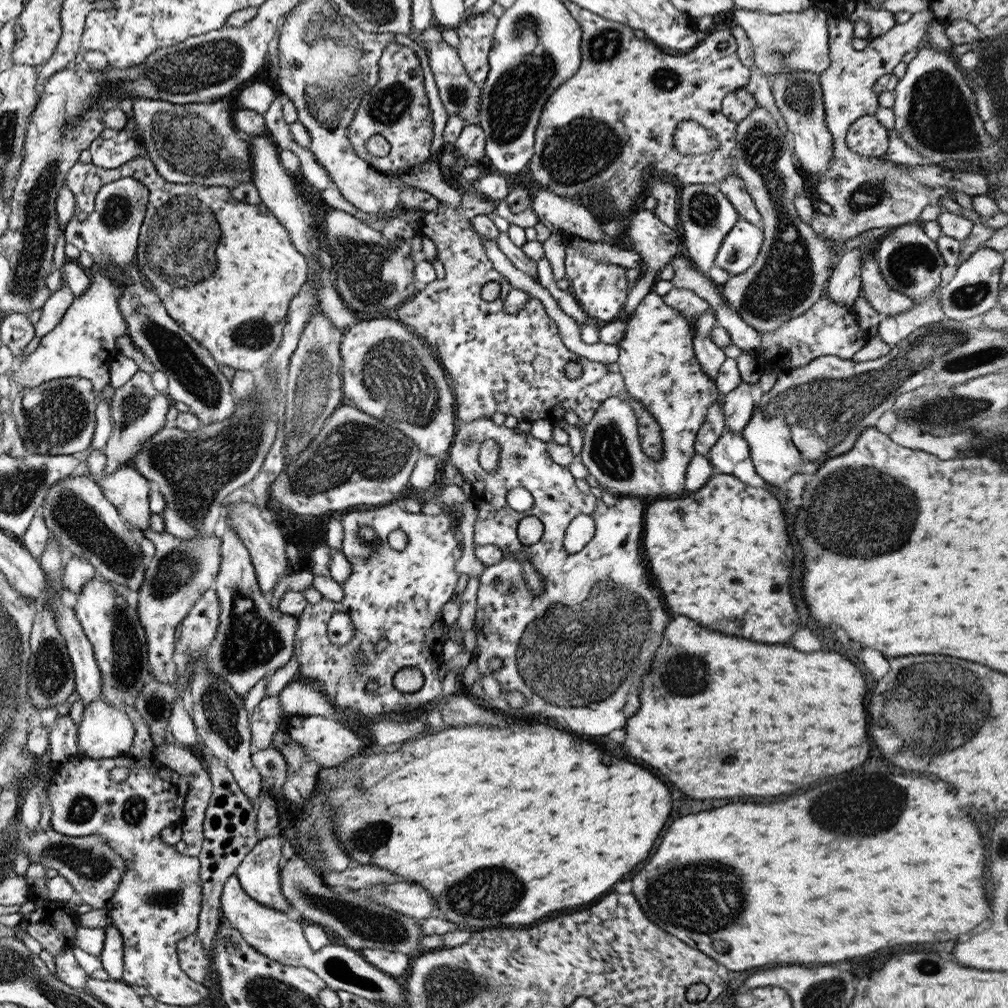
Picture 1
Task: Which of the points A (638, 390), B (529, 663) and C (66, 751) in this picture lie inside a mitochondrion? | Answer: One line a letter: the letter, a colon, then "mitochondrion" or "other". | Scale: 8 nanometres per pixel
A: other
B: mitochondrion
C: other

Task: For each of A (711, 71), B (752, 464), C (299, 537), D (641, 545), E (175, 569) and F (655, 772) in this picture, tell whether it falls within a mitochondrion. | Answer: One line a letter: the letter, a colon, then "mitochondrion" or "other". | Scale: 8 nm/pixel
A: other
B: other
C: other
D: other
E: mitochondrion
F: other

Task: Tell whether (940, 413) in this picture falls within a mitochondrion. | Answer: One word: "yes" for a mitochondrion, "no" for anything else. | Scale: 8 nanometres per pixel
yes

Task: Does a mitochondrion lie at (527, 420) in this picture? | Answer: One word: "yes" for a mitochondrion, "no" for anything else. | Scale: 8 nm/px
no

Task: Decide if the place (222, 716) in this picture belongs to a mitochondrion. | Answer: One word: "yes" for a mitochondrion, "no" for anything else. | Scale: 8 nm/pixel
yes

